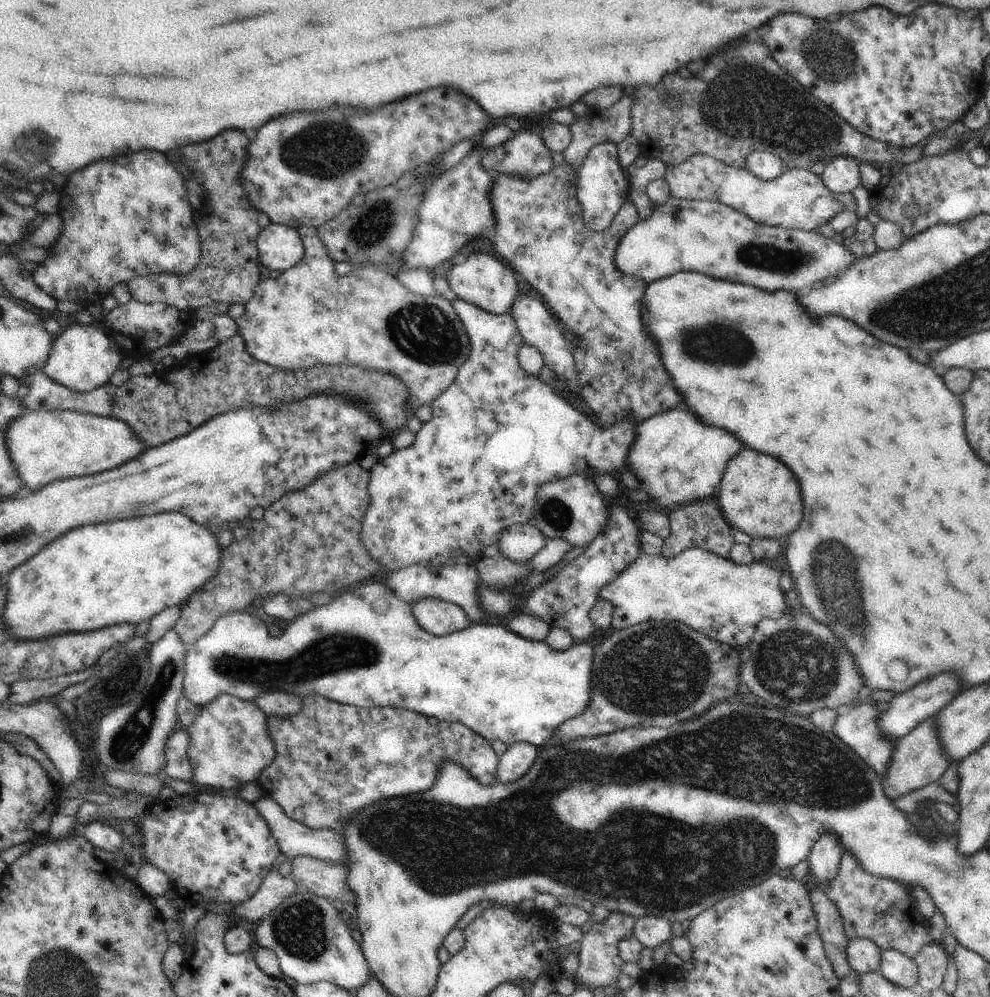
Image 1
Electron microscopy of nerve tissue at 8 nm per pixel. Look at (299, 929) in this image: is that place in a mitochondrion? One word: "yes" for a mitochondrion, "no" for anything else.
yes

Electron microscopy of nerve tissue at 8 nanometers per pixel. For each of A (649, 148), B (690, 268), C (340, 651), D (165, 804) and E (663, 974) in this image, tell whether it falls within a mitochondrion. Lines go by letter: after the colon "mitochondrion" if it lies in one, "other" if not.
A: other
B: other
C: mitochondrion
D: other
E: other

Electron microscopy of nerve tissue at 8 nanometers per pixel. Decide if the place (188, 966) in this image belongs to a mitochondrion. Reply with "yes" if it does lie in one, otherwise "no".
no

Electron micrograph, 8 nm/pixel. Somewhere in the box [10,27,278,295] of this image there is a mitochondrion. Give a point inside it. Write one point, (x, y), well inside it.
(35, 142)

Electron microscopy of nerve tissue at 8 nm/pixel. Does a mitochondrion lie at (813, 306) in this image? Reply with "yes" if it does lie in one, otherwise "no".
no

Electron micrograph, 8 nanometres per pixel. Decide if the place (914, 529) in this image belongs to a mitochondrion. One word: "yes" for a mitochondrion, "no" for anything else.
no

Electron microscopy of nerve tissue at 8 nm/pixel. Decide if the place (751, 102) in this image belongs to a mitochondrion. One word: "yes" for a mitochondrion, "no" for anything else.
yes

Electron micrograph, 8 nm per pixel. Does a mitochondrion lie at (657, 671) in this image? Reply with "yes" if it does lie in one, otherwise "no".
yes

